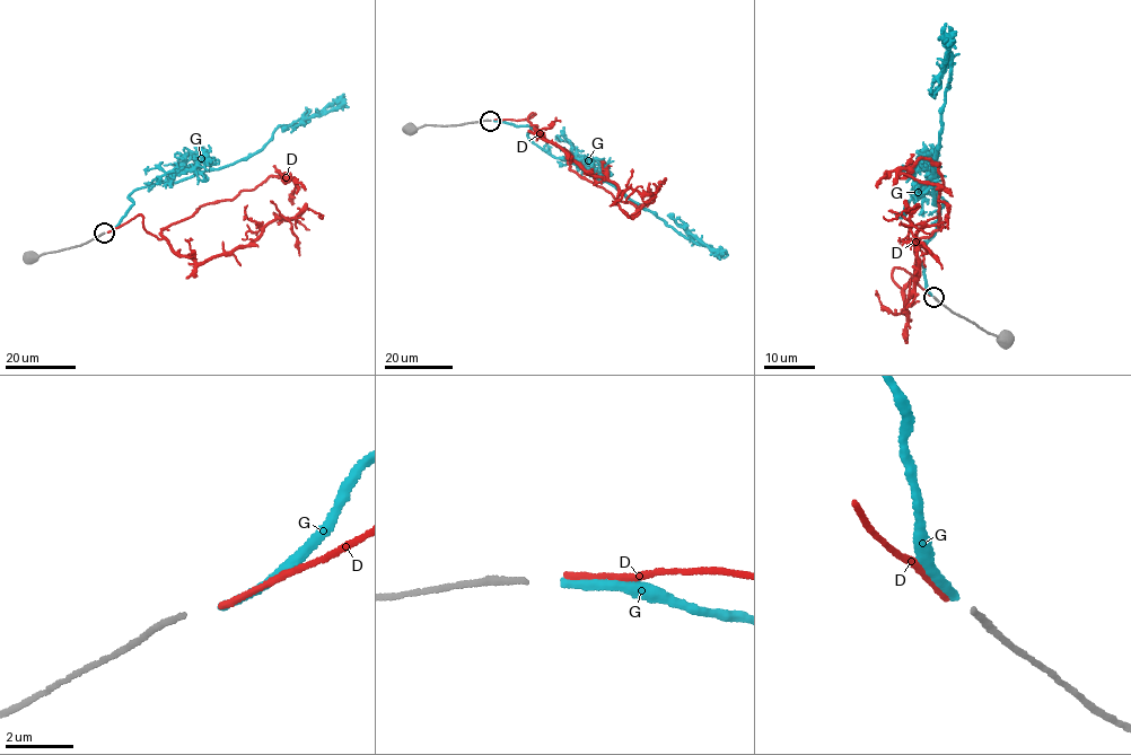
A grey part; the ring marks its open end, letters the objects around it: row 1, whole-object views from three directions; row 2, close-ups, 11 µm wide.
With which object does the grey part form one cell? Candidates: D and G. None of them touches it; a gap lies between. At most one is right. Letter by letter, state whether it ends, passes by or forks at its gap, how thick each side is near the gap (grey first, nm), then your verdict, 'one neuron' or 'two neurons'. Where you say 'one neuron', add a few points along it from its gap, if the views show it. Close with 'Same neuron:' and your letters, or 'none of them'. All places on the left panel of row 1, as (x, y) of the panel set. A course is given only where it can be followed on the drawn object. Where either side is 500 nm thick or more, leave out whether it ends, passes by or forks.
D: it ends; calibres 160 and 180 nm; one neuron; course (107, 233), (140, 214), (145, 229), (160, 239), (202, 205), (288, 172), (296, 182), (292, 204)
G: it ends; calibres 160 and 240 nm; two neurons
Same neuron: D

